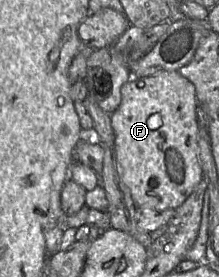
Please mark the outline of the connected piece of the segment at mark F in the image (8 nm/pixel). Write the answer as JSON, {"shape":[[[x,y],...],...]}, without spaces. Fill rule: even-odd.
{"shape":[[[178,71],[131,78],[121,88],[121,102],[111,114],[119,174],[136,207],[176,209],[202,179],[194,85]]]}

